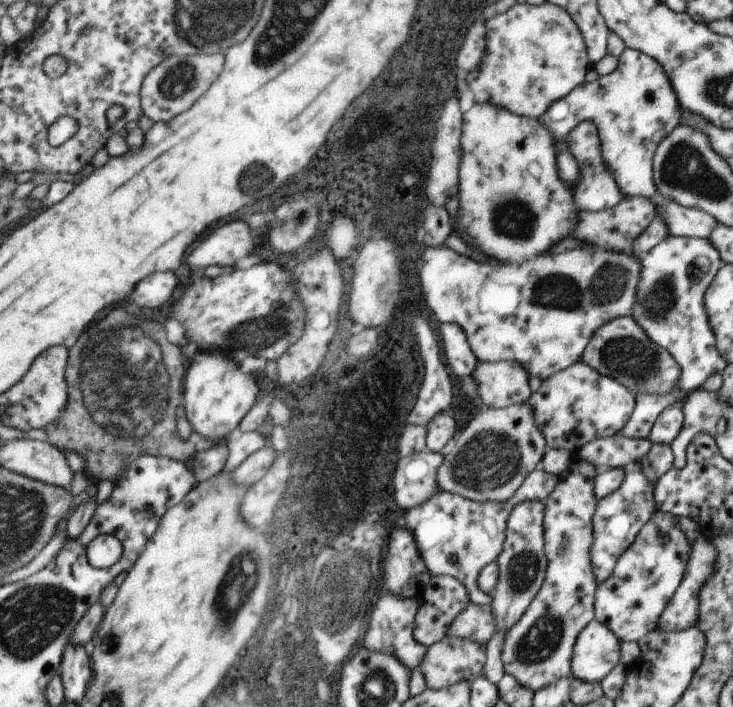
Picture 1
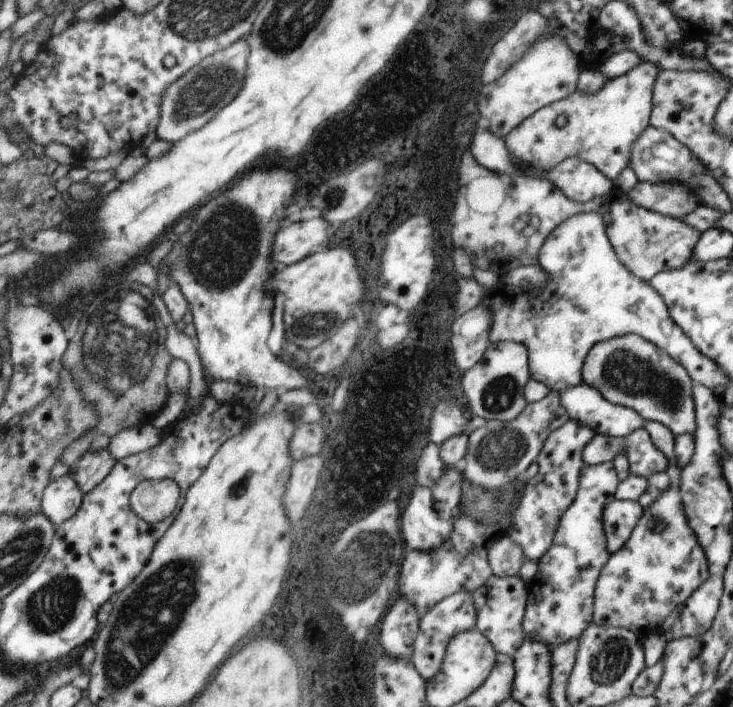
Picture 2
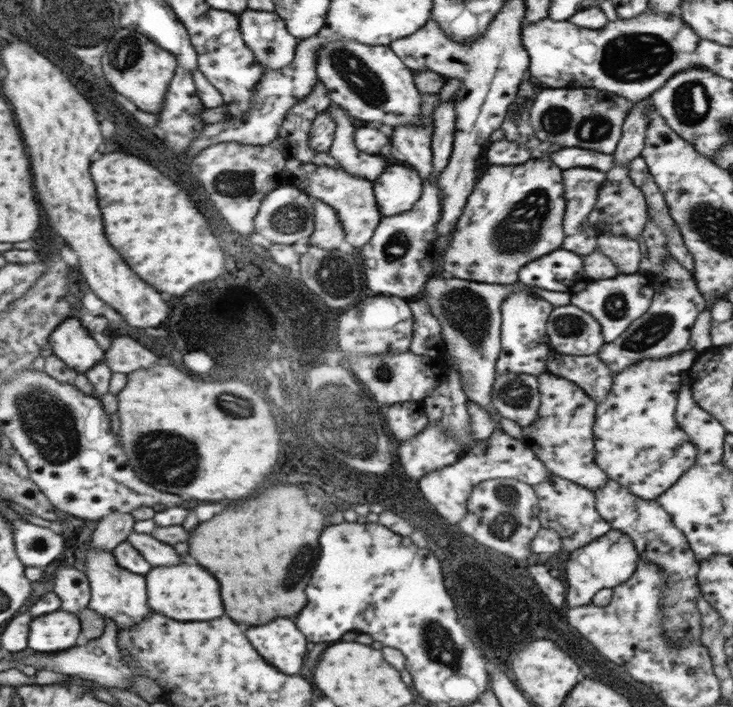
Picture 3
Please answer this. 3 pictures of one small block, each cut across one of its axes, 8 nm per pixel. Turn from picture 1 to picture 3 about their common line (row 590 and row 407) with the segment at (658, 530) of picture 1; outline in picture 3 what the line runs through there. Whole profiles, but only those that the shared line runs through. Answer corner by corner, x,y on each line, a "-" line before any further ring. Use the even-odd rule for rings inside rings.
687,348
665,360
641,360
625,372
613,374
613,386
597,406
595,420
595,462
609,474
611,482
625,486
643,500
655,500
665,494
681,474
697,462
699,452
689,442
685,430
677,430
673,420
677,394
685,372
695,364
697,352

